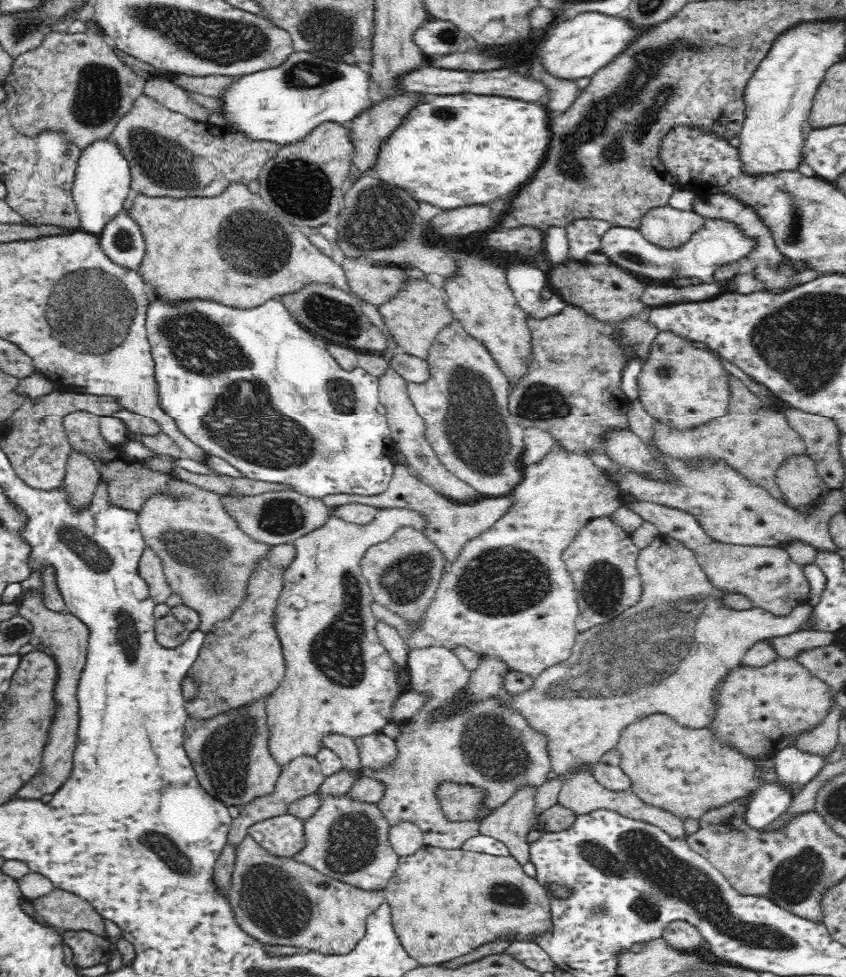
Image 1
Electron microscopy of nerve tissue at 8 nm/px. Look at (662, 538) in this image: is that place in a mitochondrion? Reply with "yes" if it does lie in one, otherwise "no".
no

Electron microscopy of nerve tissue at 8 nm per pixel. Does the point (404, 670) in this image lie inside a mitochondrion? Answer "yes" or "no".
no

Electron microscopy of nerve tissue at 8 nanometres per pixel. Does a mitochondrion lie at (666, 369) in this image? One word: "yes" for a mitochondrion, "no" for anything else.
yes

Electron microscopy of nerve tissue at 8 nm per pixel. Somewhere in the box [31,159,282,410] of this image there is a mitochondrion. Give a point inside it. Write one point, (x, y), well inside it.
(90, 312)

